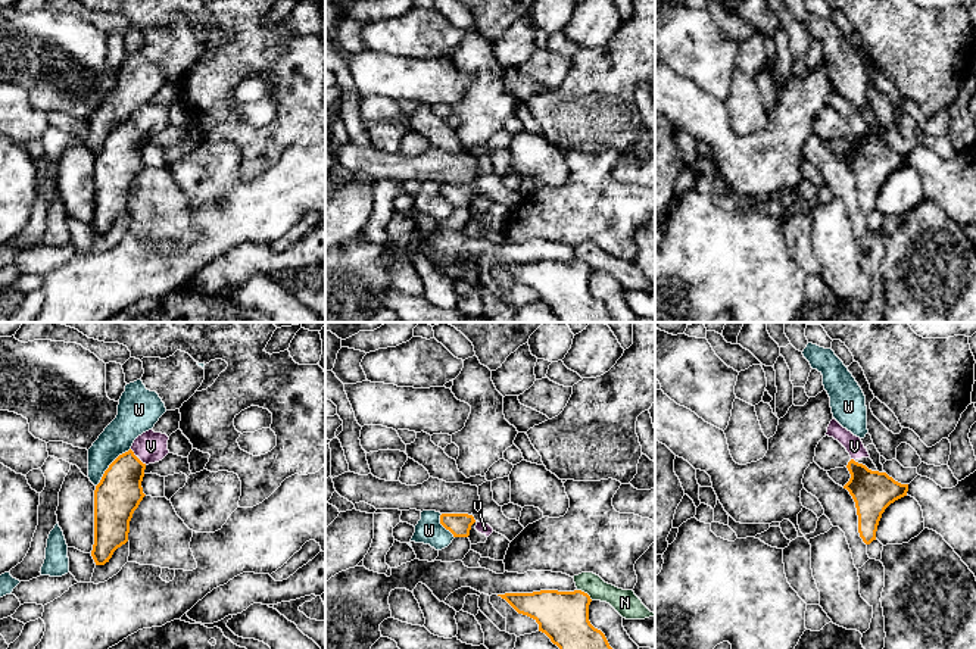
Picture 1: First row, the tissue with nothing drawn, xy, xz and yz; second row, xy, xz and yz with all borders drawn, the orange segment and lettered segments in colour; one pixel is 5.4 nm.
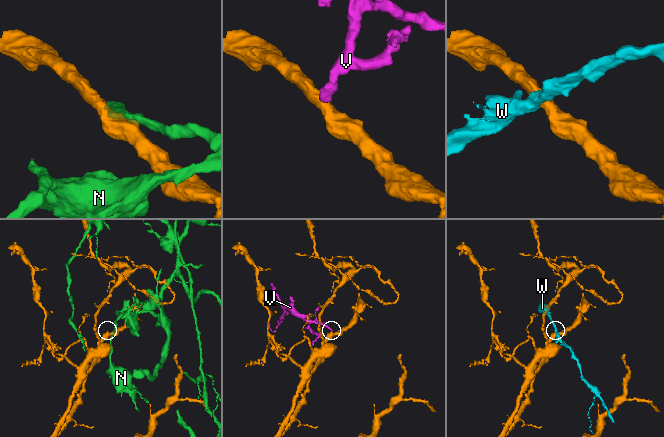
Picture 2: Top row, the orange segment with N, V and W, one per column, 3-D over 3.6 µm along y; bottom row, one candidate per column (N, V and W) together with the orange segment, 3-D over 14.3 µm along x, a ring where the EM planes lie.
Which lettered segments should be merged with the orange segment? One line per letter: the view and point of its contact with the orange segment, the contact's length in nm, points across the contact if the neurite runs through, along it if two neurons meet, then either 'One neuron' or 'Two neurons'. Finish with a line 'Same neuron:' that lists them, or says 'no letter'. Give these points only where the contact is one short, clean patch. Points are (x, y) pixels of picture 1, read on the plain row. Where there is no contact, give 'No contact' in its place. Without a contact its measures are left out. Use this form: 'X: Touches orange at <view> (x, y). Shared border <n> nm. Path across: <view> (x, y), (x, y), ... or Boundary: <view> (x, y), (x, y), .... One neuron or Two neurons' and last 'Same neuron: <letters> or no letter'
N: Touches orange at xz (583, 262). Shared border 110 nm. Two neurons
V: Touches orange at xy (133, 124). Shared border 60 nm. Path across: xy (117, 167), (133, 124), (143, 116), (150, 116). One neuron
W: Touches orange at xy (109, 136). Shared border 280 nm. Boundary: xy (130, 118), (109, 136), (96, 156). Two neurons
Same neuron: V

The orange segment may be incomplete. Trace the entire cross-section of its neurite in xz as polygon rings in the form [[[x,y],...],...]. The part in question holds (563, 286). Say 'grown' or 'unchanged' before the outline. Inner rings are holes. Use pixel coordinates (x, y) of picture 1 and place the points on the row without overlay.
unchanged; [[[581,260],[498,265],[518,284],[533,288],[561,322],[615,322],[589,291],[590,266]]]

